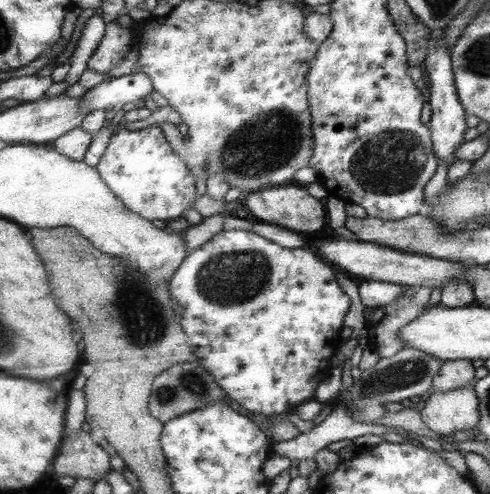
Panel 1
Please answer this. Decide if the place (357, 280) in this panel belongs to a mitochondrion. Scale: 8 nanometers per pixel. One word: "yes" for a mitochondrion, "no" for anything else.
no

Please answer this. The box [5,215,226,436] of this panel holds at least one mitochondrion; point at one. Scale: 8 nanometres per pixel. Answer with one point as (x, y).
(145, 323)

